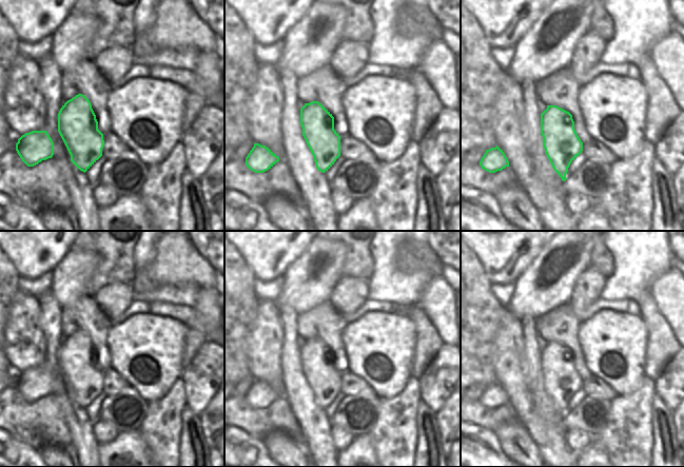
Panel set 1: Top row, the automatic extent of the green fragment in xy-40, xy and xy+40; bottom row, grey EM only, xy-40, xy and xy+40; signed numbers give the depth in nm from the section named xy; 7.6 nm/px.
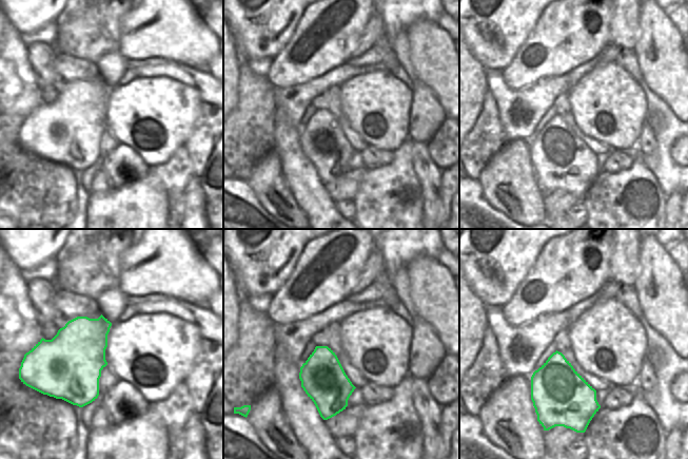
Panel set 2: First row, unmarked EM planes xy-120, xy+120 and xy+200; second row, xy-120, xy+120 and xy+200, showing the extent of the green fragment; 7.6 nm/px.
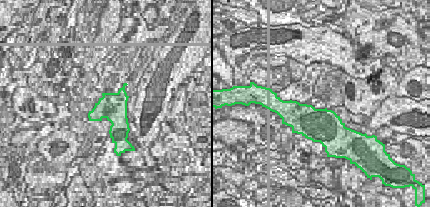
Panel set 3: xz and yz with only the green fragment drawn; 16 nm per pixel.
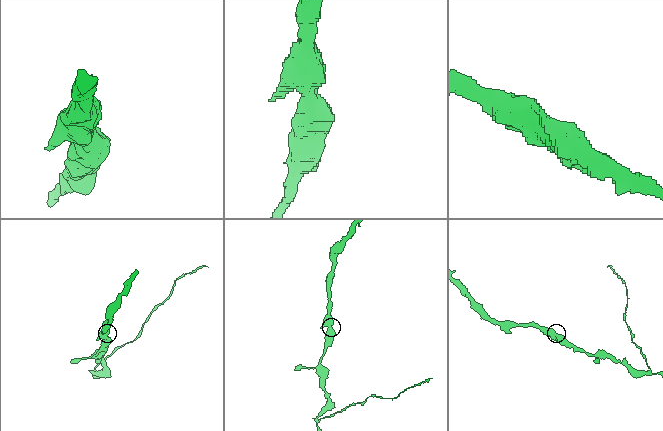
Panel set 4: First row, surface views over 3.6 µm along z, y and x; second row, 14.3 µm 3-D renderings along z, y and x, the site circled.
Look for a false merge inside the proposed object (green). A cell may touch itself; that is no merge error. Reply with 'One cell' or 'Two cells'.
One cell

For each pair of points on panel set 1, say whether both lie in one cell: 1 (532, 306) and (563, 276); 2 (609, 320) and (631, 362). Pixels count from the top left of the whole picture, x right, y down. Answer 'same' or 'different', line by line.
1: same
2: same

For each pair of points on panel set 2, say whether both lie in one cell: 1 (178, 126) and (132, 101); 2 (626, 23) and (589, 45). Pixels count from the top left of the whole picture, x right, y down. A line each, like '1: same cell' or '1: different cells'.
1: same cell
2: different cells

